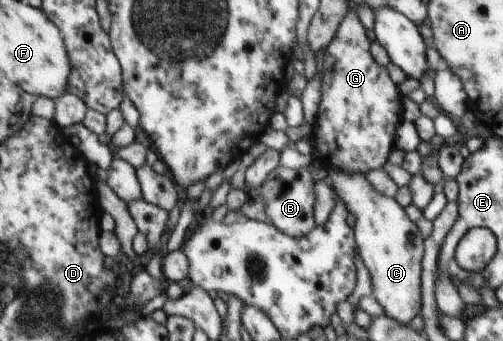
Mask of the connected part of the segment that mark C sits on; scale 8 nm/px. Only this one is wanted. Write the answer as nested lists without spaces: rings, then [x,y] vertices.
[[[331,169],[328,174],[338,196],[347,206],[347,212],[355,218],[355,244],[360,261],[370,274],[372,297],[382,306],[385,316],[407,325],[420,311],[419,274],[424,248],[417,226],[405,216],[393,197],[376,191],[365,174],[343,169]]]

